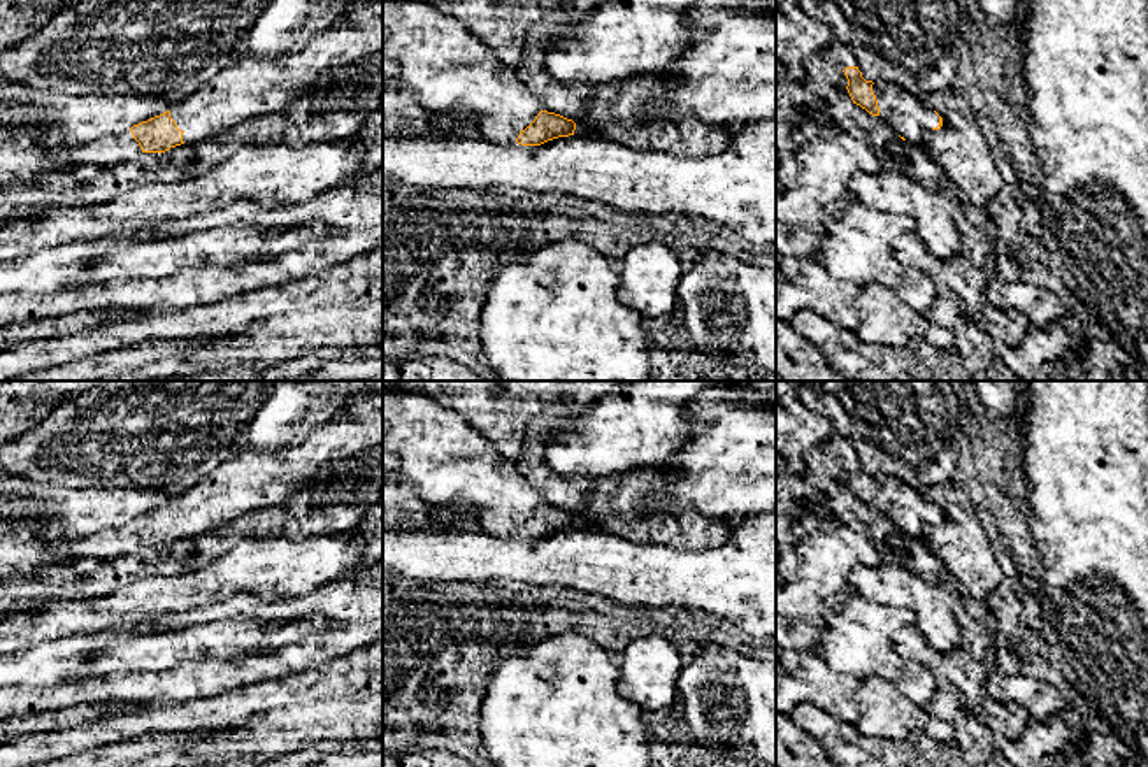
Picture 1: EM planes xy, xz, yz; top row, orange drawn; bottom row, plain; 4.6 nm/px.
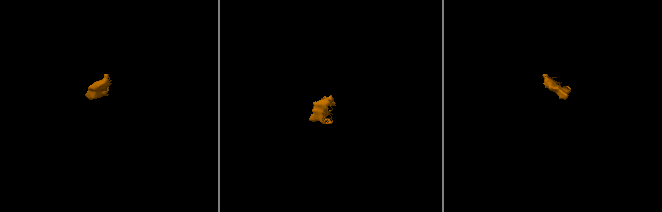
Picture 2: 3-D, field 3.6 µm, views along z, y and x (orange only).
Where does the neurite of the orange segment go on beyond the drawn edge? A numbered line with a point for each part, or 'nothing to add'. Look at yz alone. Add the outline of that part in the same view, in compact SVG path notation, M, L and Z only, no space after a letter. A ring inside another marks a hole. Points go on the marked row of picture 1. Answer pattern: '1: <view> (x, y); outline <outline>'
1: yz (839, 55); outline M834 40L829 47L820 53L839 74L844 88L848 86L848 79L844 75L846 67L858 67L858 61L851 51L851 47L841 40Z
2: yz (903, 111); outline M878 81L872 84L878 100L879 118L915 146L923 144L923 132L939 125L939 116L927 109L920 97L908 93L893 82Z

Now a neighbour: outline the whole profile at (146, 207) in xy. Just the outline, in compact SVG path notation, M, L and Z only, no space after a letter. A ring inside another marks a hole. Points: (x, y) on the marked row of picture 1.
M355 139L239 146L223 163L181 183L144 184L105 204L51 211L25 232L0 233L0 247L40 251L75 240L139 233L242 198L265 207L305 202L351 179L365 153L365 146Z

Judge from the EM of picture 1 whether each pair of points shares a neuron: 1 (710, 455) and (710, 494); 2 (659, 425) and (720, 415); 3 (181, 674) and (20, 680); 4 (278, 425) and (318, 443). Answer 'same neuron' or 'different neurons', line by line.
1: same neuron
2: different neurons
3: same neuron
4: different neurons

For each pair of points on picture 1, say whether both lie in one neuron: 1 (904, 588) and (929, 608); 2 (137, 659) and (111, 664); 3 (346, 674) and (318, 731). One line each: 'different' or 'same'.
1: same
2: same
3: different

